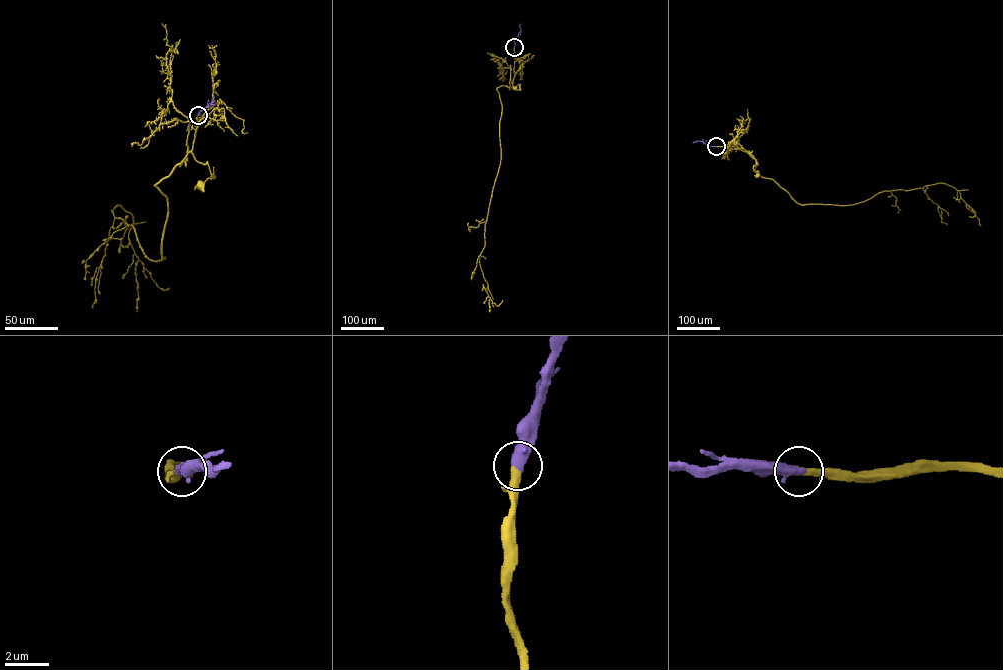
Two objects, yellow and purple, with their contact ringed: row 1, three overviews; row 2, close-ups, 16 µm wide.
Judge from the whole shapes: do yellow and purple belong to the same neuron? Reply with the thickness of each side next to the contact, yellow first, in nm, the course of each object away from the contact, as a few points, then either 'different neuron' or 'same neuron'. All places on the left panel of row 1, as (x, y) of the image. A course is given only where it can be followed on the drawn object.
340/550 nm | yellow via (198, 115), (197, 119), (202, 117), (192, 153), (199, 162), (207, 161), (211, 176), (214, 176), (200, 186) | purple via (198, 115), (214, 100), (211, 104), (213, 105) | same neuron

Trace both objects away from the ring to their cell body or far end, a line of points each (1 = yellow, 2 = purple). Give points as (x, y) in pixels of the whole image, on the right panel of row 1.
1: (716, 146), (742, 147), (754, 158), (753, 168), (759, 172), (757, 175)
2: (716, 146), (698, 140), (693, 142)

